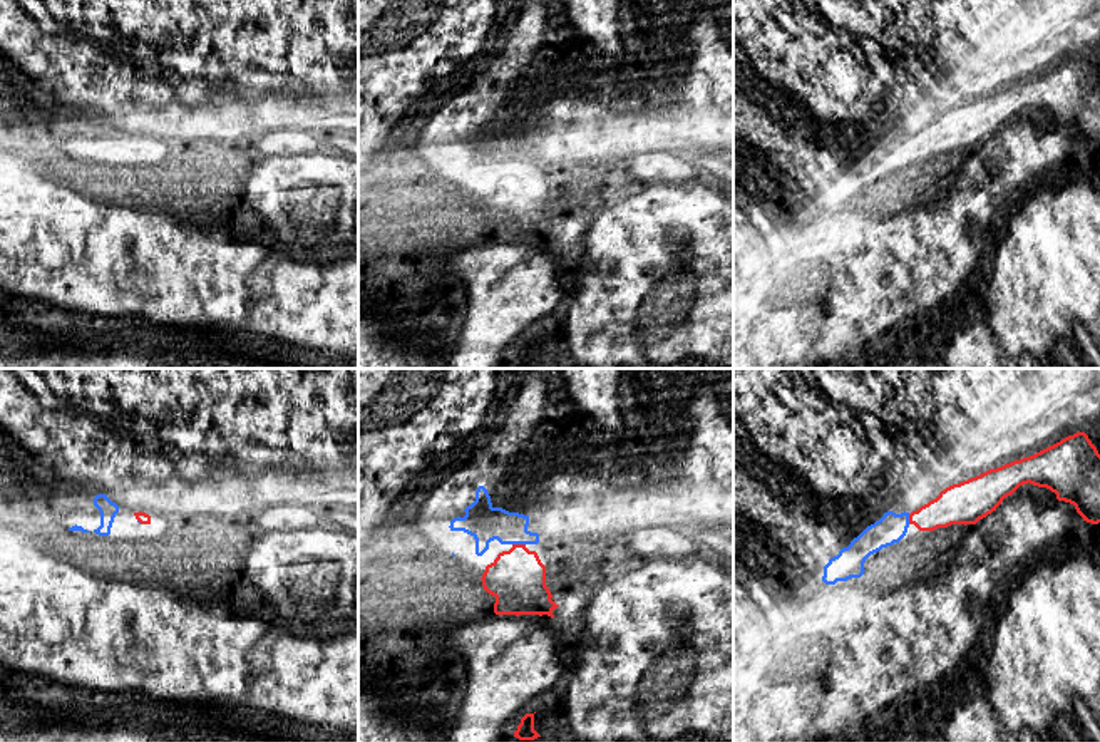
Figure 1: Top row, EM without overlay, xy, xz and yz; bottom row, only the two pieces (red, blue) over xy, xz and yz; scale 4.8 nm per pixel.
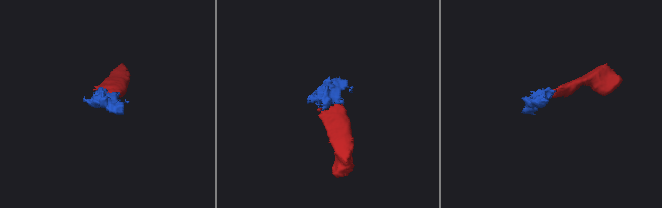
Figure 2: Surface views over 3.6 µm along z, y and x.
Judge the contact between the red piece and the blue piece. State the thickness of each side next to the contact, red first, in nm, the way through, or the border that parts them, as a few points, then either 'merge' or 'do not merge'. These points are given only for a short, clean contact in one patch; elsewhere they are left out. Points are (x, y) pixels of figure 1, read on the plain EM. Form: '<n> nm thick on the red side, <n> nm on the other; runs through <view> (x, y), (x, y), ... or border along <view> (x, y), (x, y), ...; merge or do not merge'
280 nm thick on the red side, 170 nm on the other; merge

